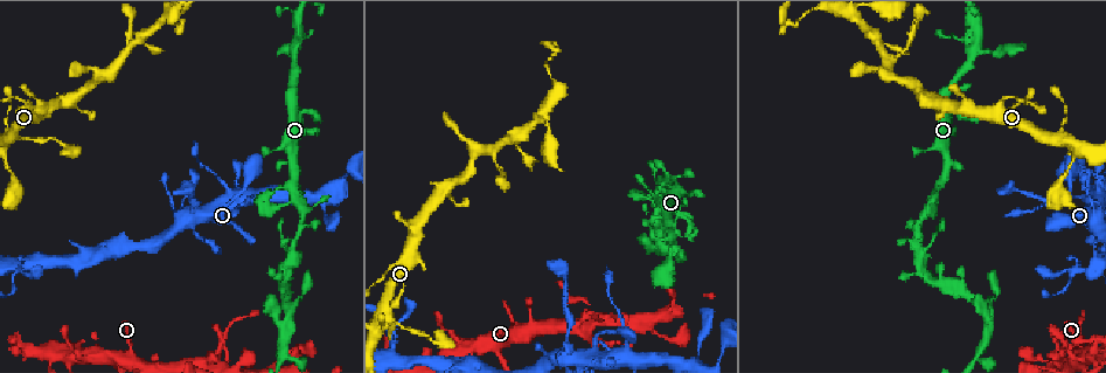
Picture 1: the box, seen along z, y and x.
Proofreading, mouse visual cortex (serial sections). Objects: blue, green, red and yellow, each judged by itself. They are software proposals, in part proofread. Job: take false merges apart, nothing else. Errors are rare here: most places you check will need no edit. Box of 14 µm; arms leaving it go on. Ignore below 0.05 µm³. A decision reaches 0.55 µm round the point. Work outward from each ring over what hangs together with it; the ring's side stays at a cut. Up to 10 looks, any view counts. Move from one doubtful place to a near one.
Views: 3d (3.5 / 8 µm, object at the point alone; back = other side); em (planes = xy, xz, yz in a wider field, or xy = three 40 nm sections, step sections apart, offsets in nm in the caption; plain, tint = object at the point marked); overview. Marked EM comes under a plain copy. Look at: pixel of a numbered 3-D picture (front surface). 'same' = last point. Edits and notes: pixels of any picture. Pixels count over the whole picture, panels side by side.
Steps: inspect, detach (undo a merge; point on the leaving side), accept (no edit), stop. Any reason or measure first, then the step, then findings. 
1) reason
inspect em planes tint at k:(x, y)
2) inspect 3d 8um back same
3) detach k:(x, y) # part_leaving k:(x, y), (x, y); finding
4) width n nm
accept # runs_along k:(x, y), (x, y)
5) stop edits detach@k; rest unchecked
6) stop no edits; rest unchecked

calibre changes
inspect 3d 3.5um at 1:(134, 359)

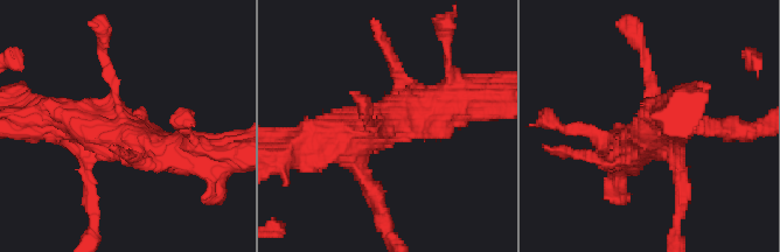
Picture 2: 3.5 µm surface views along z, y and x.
accept # runs_along 2:(104, 47), (118, 128), (172, 158); continuous, no second cell

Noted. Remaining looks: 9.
a fork
inspect em xy step 2 tint at 1:(292, 262)

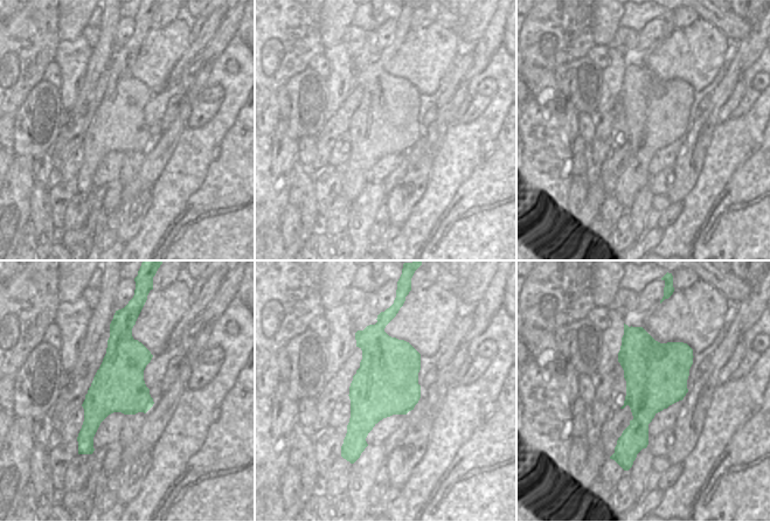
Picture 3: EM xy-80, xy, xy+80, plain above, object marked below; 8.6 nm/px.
inspect 3d 3.5um same

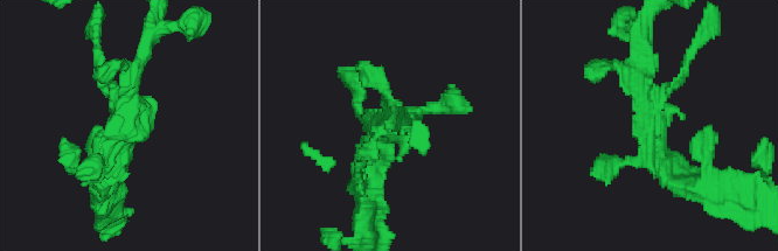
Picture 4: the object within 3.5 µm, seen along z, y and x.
accept # runs_along 4:(643, 60), (648, 131), (693, 185); continuous, no second cell

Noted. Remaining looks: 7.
four arms meet
inspect 3d 3.5um at 1:(660, 253)

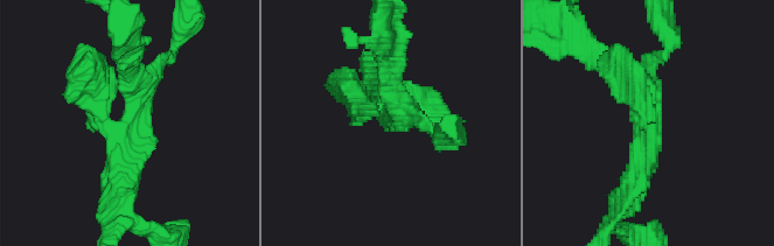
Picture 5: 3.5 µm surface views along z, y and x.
inspect em xy step 1 tint at 5:(132, 119)

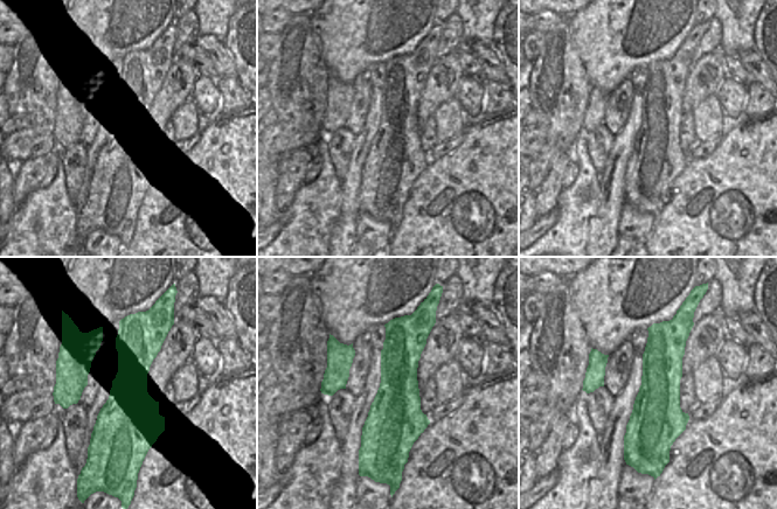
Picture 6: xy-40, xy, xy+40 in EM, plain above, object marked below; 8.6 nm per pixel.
inspect em planes tint same

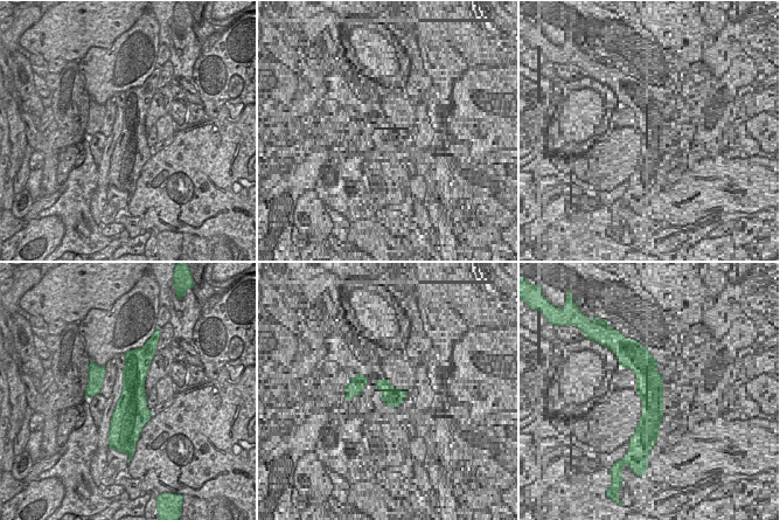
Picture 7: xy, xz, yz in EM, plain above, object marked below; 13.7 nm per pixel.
arm_widths 200, 300, 300, 350 nm
accept # one cell here

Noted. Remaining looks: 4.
a fork
inspect 3d 3.5um back at 1:(1076, 270)

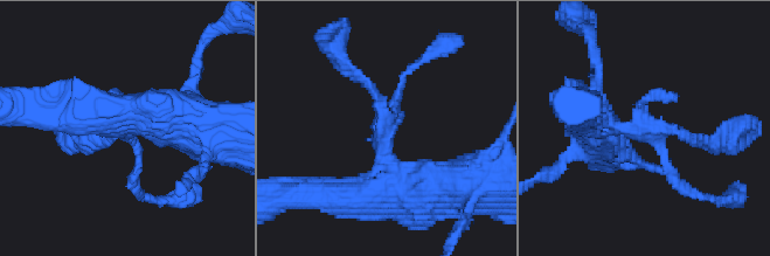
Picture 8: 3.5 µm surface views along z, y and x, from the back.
inspect em planes tint at 8:(387, 134)

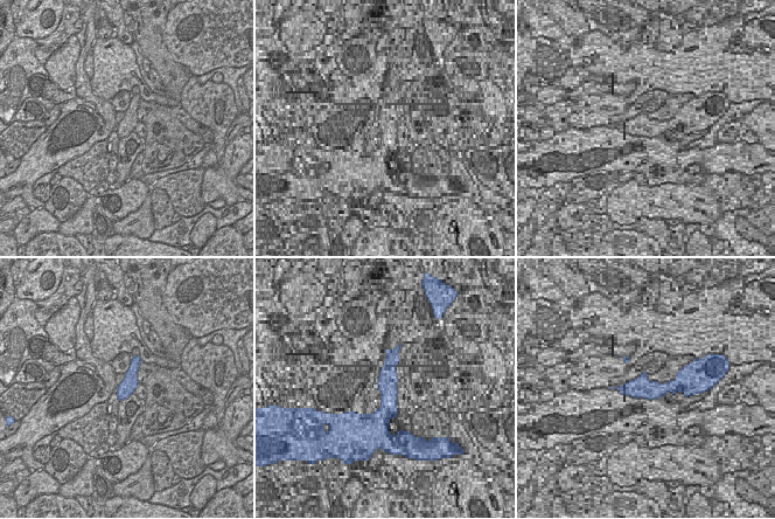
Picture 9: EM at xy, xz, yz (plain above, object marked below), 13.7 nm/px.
width 220 nm
accept # runs_along 8:(585, 115), (708, 143); all the same cell

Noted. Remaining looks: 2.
stop no edits; rest unchecked

